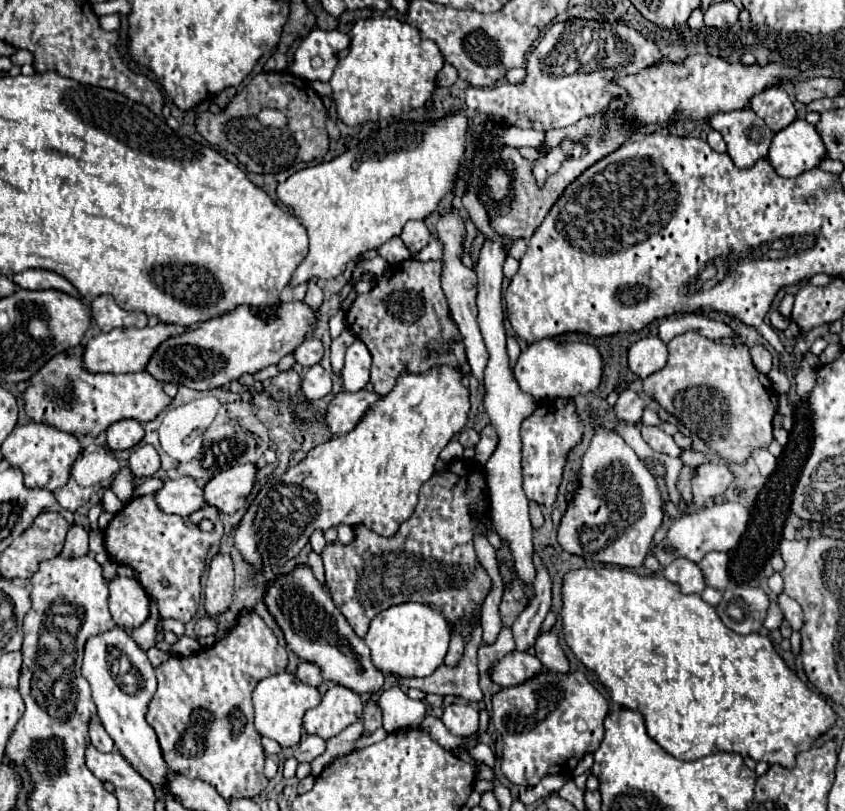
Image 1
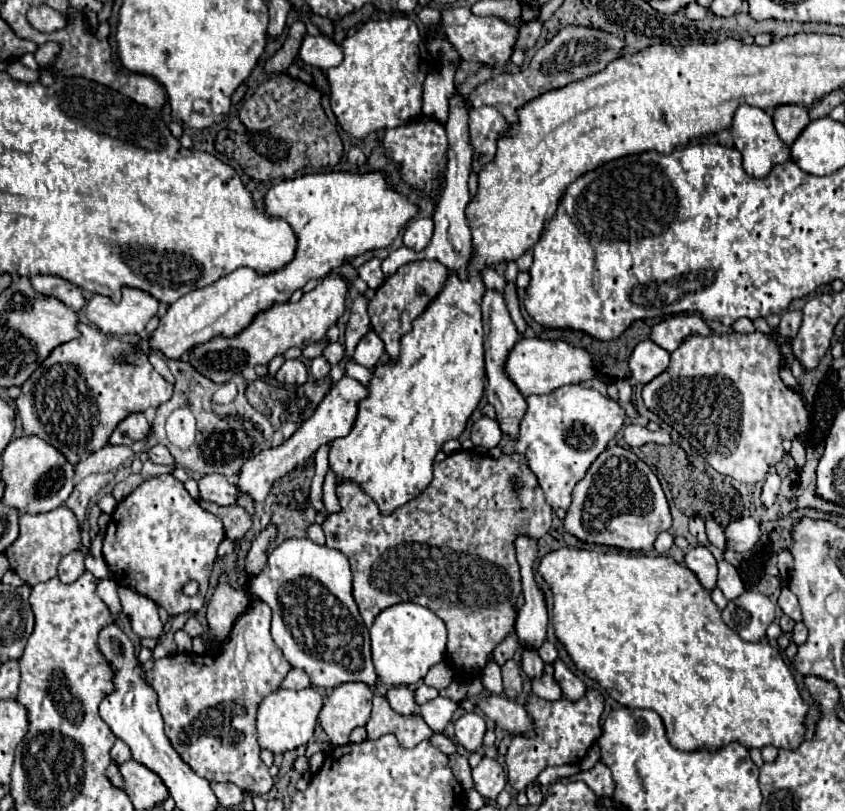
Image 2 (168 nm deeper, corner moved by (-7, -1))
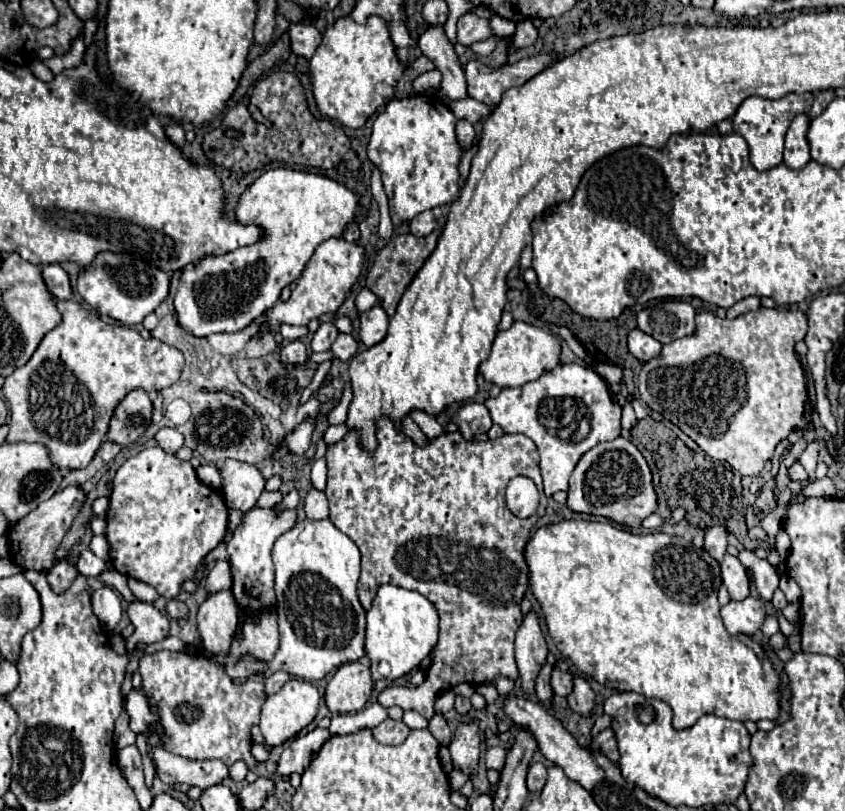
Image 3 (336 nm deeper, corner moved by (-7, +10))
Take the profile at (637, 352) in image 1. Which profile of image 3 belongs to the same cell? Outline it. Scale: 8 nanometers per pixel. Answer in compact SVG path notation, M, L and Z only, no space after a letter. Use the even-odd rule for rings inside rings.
M632 329L628 333L628 349L630 353L640 359L640 361L650 361L652 357L656 357L662 349L662 343L658 343L654 337L642 333L640 329Z

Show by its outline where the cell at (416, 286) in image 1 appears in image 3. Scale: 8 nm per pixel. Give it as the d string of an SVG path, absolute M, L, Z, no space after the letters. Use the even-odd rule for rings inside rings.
M438 231L426 235L426 237L416 237L412 233L402 233L392 237L386 247L378 253L374 267L370 269L368 277L366 277L366 287L376 293L382 301L382 307L386 309L386 313L392 317L396 311L396 305L404 293L404 289L410 285L410 281L414 279L414 275L418 273L418 269L424 265L424 261L430 257L430 253L436 249L438 243Z

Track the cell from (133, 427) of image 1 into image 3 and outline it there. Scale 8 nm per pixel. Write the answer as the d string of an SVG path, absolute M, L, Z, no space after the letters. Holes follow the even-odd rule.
M132 389L114 409L108 441L116 445L136 443L152 423L152 401L144 389Z

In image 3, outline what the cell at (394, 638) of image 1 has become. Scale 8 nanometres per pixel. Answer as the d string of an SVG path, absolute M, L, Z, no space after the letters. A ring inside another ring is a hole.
M380 585L366 613L366 655L370 659L372 679L394 681L420 665L430 655L438 641L438 611L418 591L408 591L396 585Z

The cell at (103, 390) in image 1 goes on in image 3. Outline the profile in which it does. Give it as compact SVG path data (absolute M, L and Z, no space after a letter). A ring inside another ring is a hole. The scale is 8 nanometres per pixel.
M56 299L56 307L62 315L62 321L44 335L30 361L8 375L2 387L2 393L12 407L12 427L6 443L42 443L46 449L50 449L50 461L54 461L58 469L74 471L84 469L92 461L100 443L104 441L108 421L126 393L138 387L152 391L176 383L184 367L184 357L176 347L170 347L154 337L142 339L136 329L102 321L82 303Z

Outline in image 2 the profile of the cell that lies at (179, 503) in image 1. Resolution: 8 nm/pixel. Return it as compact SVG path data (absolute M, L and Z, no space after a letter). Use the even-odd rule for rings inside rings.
M218 474L202 476L198 480L198 490L200 490L200 500L214 502L218 506L234 504L238 498L236 484L230 484L224 476L218 476Z

